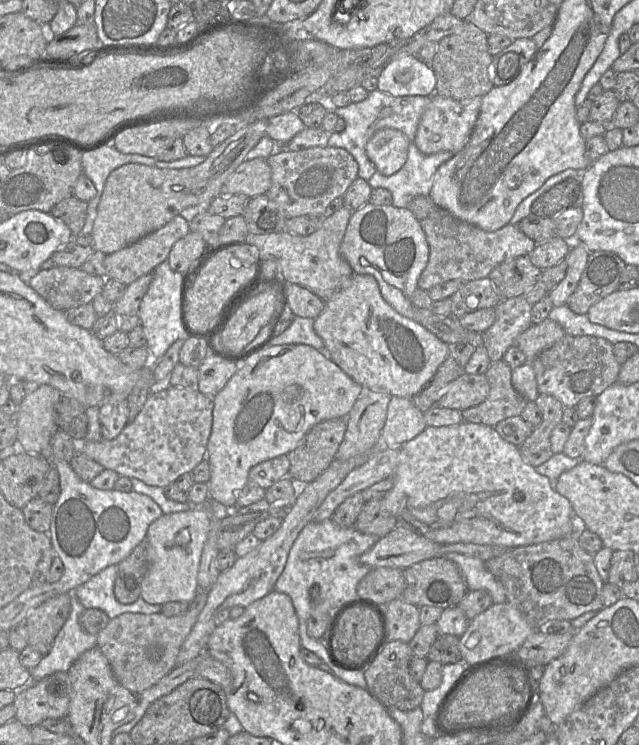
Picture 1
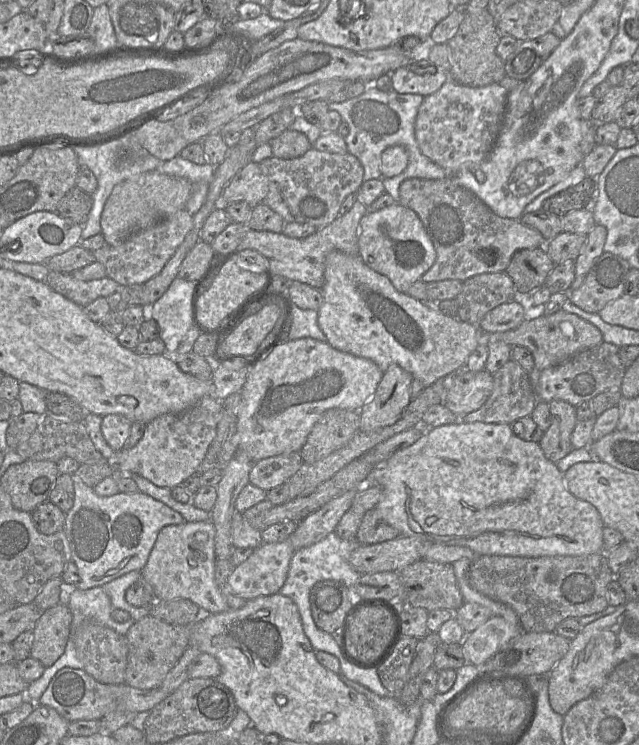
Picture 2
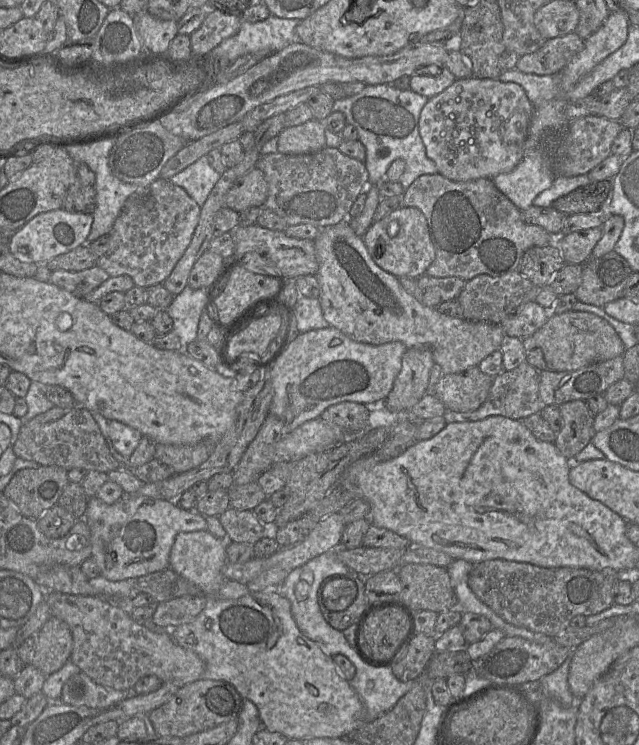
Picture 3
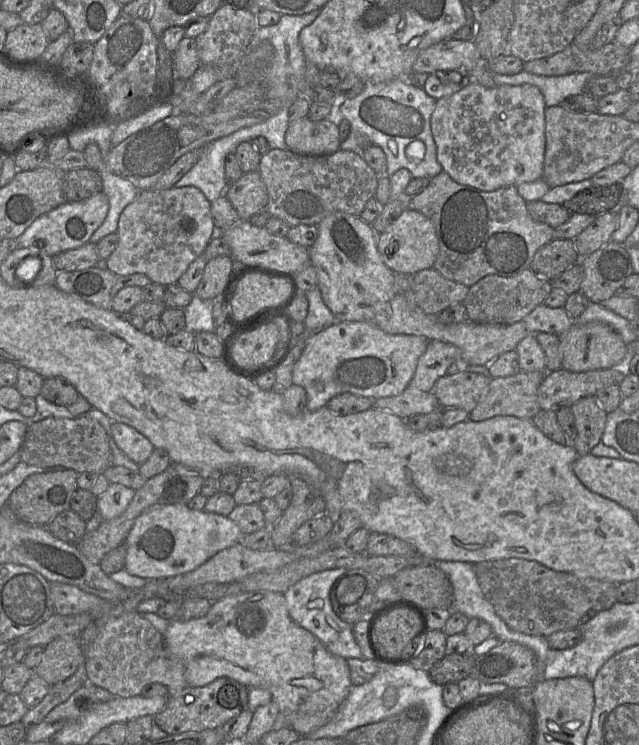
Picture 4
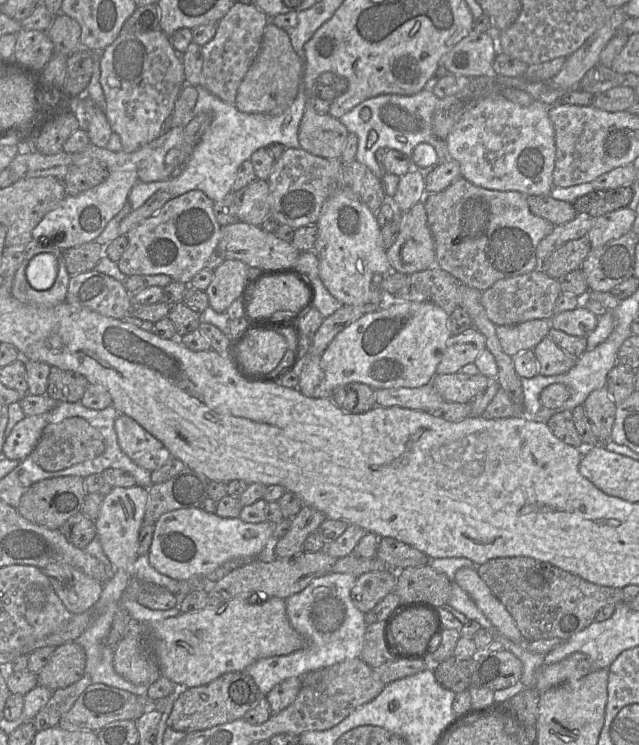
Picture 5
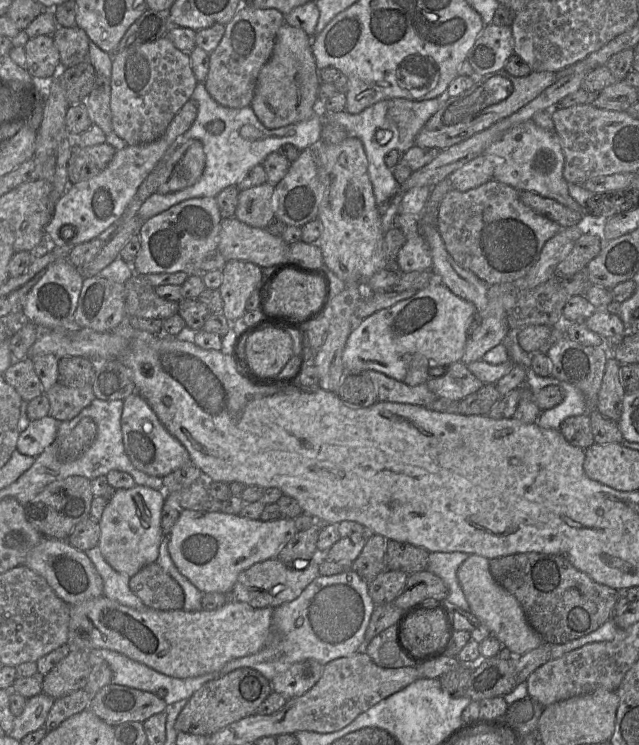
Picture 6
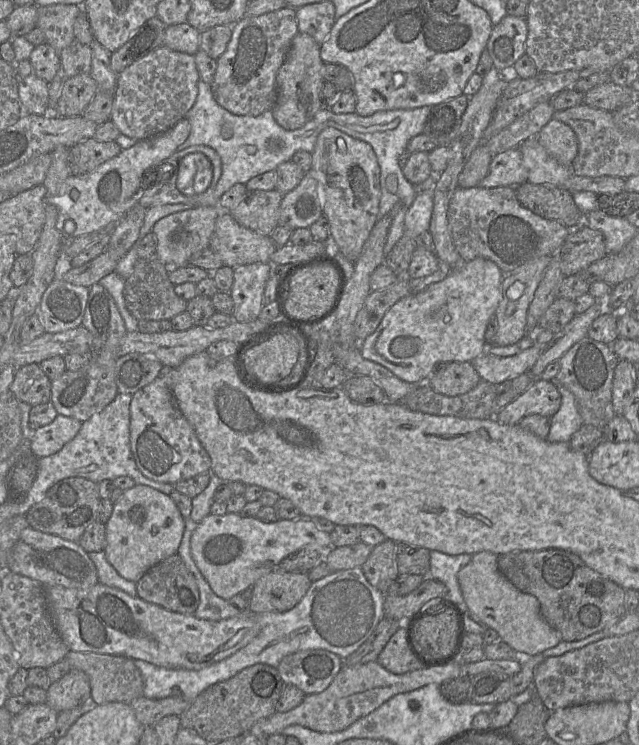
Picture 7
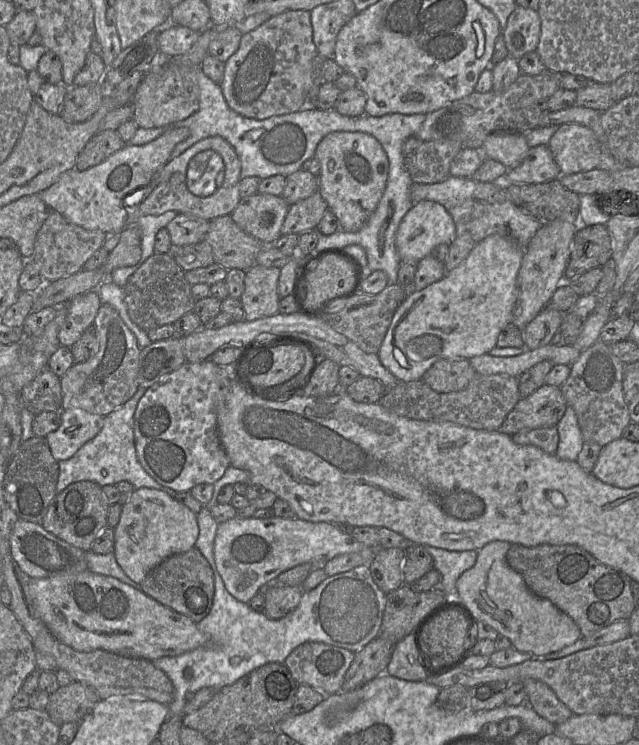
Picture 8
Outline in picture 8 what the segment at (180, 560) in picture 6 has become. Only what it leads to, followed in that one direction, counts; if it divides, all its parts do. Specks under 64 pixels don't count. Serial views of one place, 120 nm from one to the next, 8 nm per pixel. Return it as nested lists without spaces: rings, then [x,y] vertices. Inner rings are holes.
[[[272,517],[268,519],[233,518],[220,523],[214,540],[214,560],[226,590],[237,600],[248,603],[264,584],[275,581],[284,571],[303,563],[323,567],[332,558],[359,553],[370,548],[344,529],[327,522]]]

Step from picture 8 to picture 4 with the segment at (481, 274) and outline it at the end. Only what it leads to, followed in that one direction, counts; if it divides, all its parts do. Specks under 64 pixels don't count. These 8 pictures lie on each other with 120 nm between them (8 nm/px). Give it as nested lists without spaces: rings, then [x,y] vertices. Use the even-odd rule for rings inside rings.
[[[336,322],[309,334],[293,367],[292,383],[305,389],[306,411],[316,411],[342,393],[373,400],[396,396],[408,387],[428,343],[423,336],[387,334],[368,322]]]

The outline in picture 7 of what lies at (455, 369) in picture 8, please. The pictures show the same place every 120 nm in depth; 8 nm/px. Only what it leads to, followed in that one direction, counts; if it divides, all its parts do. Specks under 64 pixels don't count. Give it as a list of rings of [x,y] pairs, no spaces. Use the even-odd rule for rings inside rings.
[[[447,362],[438,364],[425,383],[438,394],[454,397],[471,391],[480,381],[471,362]]]

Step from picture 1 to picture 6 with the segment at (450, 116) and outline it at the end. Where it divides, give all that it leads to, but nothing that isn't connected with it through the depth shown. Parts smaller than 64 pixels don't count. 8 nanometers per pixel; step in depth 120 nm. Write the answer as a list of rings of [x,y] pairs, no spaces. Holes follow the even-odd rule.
[[[533,120],[521,123],[499,140],[492,143],[483,153],[494,166],[493,180],[504,183],[517,191],[530,191],[553,199],[567,208],[586,216],[583,206],[569,194],[569,183],[563,177],[564,156],[555,131],[538,127]]]

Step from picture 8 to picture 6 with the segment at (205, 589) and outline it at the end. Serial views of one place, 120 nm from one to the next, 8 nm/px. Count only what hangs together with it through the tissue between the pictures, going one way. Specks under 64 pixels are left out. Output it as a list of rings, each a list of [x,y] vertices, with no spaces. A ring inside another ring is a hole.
[[[156,562],[132,576],[129,587],[148,608],[164,611],[183,609],[185,597],[182,587]]]

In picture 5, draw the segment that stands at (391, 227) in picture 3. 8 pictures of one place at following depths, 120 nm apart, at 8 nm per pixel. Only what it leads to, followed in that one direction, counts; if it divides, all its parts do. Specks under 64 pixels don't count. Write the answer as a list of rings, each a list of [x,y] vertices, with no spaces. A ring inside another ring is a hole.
[[[422,200],[404,212],[398,237],[386,255],[394,270],[407,276],[435,265],[434,241]]]

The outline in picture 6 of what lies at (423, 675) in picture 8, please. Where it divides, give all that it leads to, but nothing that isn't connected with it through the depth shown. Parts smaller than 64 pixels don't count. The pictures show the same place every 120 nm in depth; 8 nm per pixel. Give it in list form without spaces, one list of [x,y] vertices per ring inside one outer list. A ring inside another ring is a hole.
[[[398,624],[376,635],[361,650],[364,650],[372,661],[382,668],[396,669],[415,666],[401,650]]]

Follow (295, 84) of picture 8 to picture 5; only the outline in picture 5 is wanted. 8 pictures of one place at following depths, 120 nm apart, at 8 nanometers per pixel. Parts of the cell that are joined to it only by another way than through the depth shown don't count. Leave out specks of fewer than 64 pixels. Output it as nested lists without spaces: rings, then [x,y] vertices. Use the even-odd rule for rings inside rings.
[[[235,1],[217,22],[214,37],[201,47],[203,65],[200,85],[221,100],[234,104],[241,81],[260,50],[263,32],[270,19],[254,4]]]

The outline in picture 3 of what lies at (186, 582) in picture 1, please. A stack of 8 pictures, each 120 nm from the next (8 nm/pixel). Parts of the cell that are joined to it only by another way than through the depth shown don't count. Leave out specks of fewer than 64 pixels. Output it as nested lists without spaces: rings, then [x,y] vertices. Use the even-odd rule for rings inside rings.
[[[208,530],[179,533],[171,548],[169,569],[196,584],[205,597],[218,599],[216,595],[227,580],[223,574],[223,568],[226,563],[228,537],[226,533],[224,540],[221,540]]]

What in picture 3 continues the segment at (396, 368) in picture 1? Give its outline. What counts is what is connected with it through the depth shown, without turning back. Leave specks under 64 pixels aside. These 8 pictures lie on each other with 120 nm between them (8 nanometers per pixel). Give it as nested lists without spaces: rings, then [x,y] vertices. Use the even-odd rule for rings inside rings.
[[[349,220],[320,229],[314,243],[323,317],[331,327],[349,338],[373,346],[401,342],[407,349],[429,348],[443,375],[477,367],[483,359],[499,350],[506,336],[500,325],[446,316],[436,308],[419,303],[404,290],[397,277],[382,270],[372,260],[363,238],[354,233]]]

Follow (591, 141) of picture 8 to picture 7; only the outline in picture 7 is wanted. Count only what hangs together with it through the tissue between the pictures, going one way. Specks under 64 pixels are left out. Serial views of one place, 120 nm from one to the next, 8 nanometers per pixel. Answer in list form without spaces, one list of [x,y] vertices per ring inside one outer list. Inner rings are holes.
[[[551,119],[537,135],[538,142],[564,167],[570,167],[578,152],[577,137],[566,124]]]

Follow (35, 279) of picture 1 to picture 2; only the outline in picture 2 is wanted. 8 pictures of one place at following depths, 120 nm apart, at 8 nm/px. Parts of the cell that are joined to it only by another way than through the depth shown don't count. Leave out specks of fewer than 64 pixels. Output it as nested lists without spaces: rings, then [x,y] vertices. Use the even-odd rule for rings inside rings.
[[[55,271],[49,272],[45,283],[57,293],[81,307],[85,307],[99,297],[107,298],[116,291],[120,291],[121,286],[108,277],[82,281],[74,278],[70,273]]]

